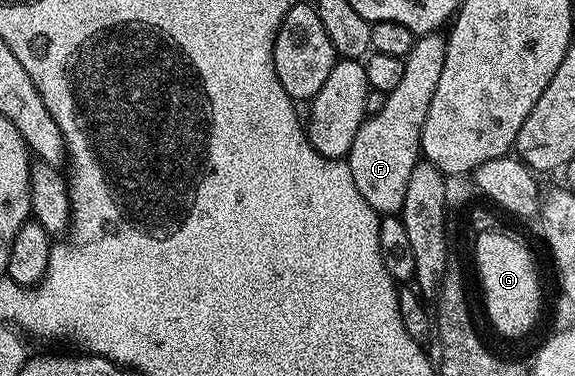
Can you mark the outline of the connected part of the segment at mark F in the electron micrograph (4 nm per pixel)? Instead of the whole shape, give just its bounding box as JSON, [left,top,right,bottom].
[348,33,446,216]

